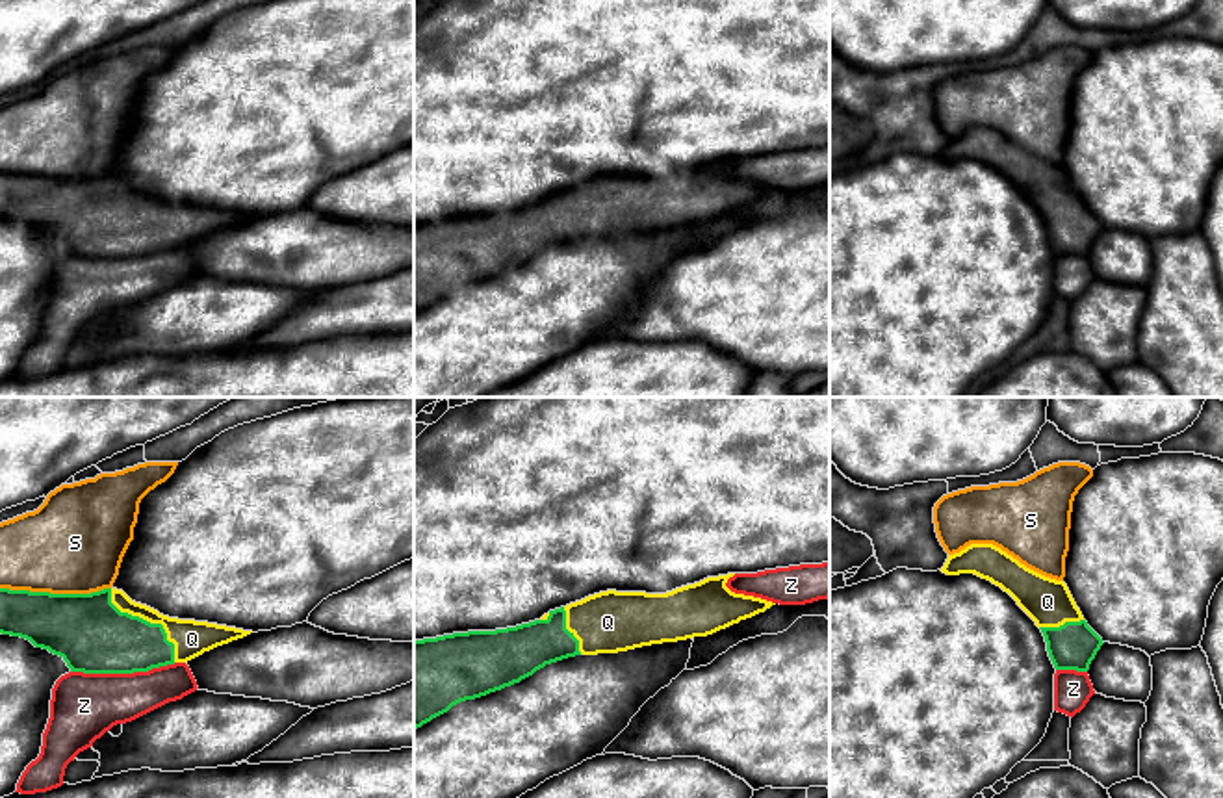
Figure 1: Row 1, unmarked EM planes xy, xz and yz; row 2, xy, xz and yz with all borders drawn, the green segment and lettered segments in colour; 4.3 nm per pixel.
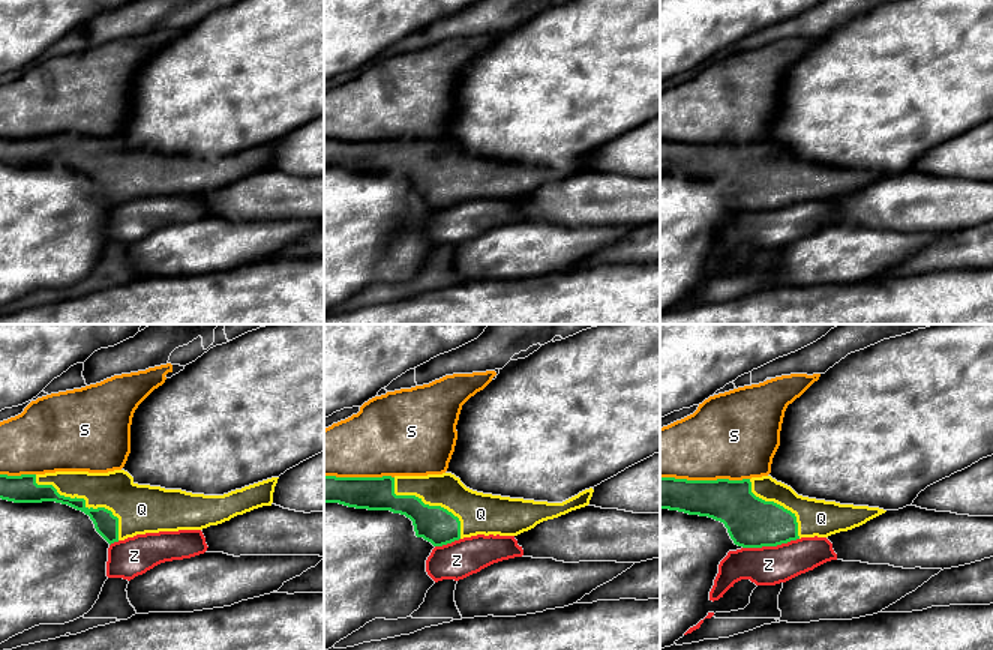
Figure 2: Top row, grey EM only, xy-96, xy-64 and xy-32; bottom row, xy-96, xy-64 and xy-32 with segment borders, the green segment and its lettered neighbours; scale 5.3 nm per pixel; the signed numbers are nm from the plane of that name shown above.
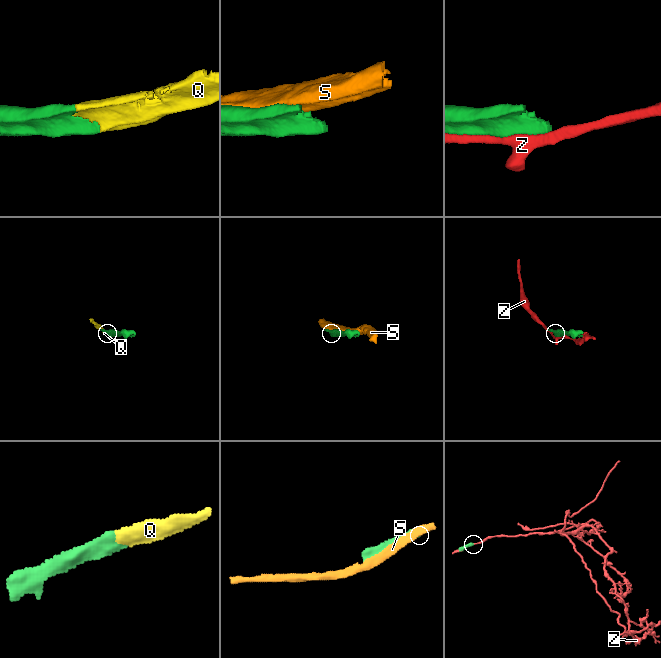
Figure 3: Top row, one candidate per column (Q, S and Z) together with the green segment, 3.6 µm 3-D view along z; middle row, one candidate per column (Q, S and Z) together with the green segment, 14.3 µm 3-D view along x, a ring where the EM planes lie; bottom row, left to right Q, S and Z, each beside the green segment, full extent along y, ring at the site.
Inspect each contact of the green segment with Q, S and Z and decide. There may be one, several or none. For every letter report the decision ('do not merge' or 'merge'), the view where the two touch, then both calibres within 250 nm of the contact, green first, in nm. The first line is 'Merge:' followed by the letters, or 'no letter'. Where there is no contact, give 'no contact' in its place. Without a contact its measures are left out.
Merge: Q
Q: merge | xy | 320/160 nm
S: do not merge | xy | 320/440 nm
Z: do not merge | xy | 320/280 nm

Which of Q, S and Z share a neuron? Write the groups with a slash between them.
Q / S / Z

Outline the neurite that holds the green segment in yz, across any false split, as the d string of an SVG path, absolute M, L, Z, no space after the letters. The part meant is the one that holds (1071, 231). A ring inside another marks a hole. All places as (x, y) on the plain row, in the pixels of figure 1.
M993 128L948 139L946 160L974 158L1008 176L1041 213L1056 254L1088 256L1102 223L1088 210L1067 169L1045 161Z

